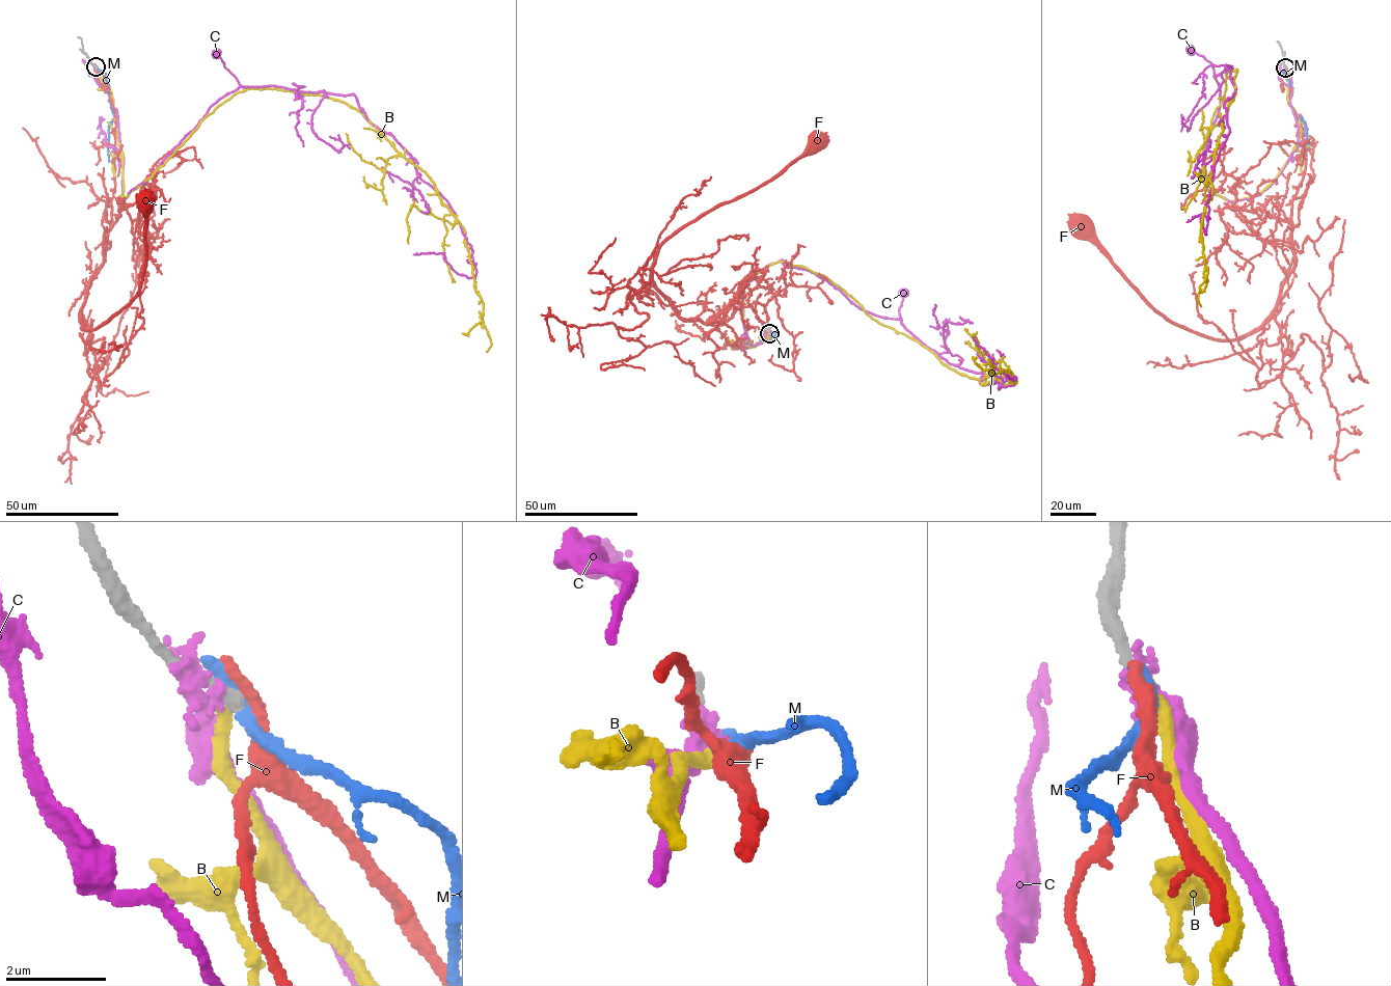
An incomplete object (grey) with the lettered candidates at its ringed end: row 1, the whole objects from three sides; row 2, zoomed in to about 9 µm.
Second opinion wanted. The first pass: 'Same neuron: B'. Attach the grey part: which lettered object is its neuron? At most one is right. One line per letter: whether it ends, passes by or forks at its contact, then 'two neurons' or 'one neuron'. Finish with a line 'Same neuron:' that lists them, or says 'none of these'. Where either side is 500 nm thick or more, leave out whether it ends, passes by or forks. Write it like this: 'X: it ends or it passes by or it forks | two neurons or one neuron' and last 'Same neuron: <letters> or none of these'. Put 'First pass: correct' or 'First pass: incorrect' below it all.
B: it ends | two neurons
C: it ends | two neurons
F: it ends | two neurons
M: it ends | two neurons
Same neuron: none of these
First pass: incorrect

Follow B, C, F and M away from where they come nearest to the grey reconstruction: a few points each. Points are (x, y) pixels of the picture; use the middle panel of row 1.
B: (768, 333), (748, 347), (744, 289), (786, 262), (824, 276), (959, 373), (982, 385), (1016, 383), (983, 364)
C: (769, 332), (745, 343), (741, 317), (743, 289), (770, 264), (807, 270), (888, 319), (901, 318), (903, 291)
F: (769, 333), (748, 348), (729, 345), (717, 327), (679, 317), (650, 273), (667, 239), (779, 175), (820, 142)
M: (769, 333), (774, 334), (770, 339), (761, 338), (758, 344), (744, 349), (734, 349), (731, 345)

